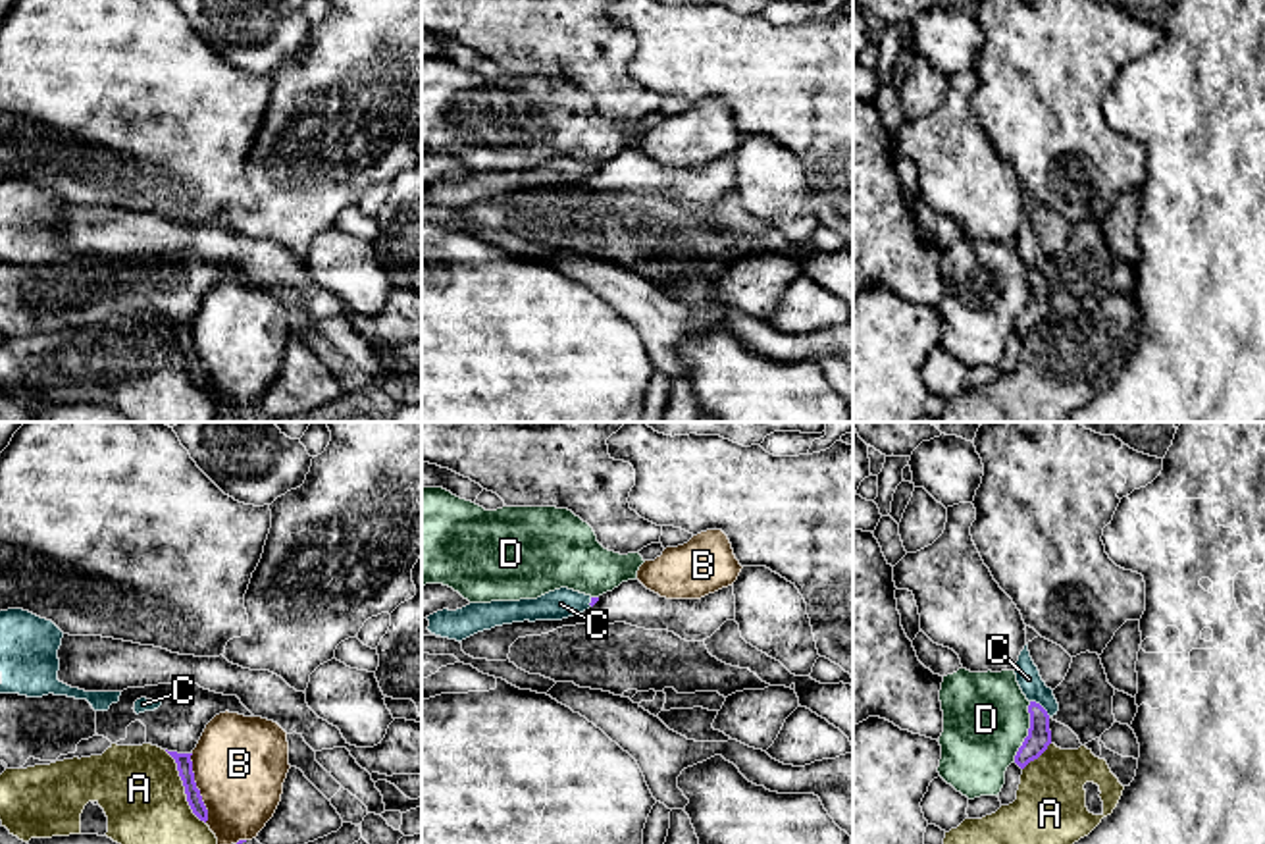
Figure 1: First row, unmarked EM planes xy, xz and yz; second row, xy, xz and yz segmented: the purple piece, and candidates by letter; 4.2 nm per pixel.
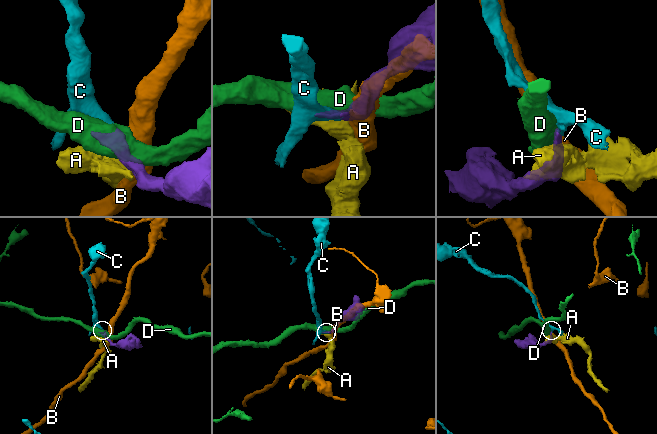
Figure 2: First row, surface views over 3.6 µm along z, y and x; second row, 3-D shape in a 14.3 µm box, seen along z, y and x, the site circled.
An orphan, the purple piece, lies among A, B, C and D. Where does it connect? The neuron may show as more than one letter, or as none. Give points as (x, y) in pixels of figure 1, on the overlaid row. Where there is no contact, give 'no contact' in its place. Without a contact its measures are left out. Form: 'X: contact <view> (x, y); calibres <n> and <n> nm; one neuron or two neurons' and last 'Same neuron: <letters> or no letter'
A: contact xy (183, 785); calibres 70 and 360 nm; two neurons
B: contact xy (197, 789); calibres 70 and 400 nm; two neurons
C: contact yz (1040, 706); calibres 100 and 100 nm; one neuron
D: contact yz (1029, 733); calibres 100 and 360 nm; two neurons
Same neuron: C

